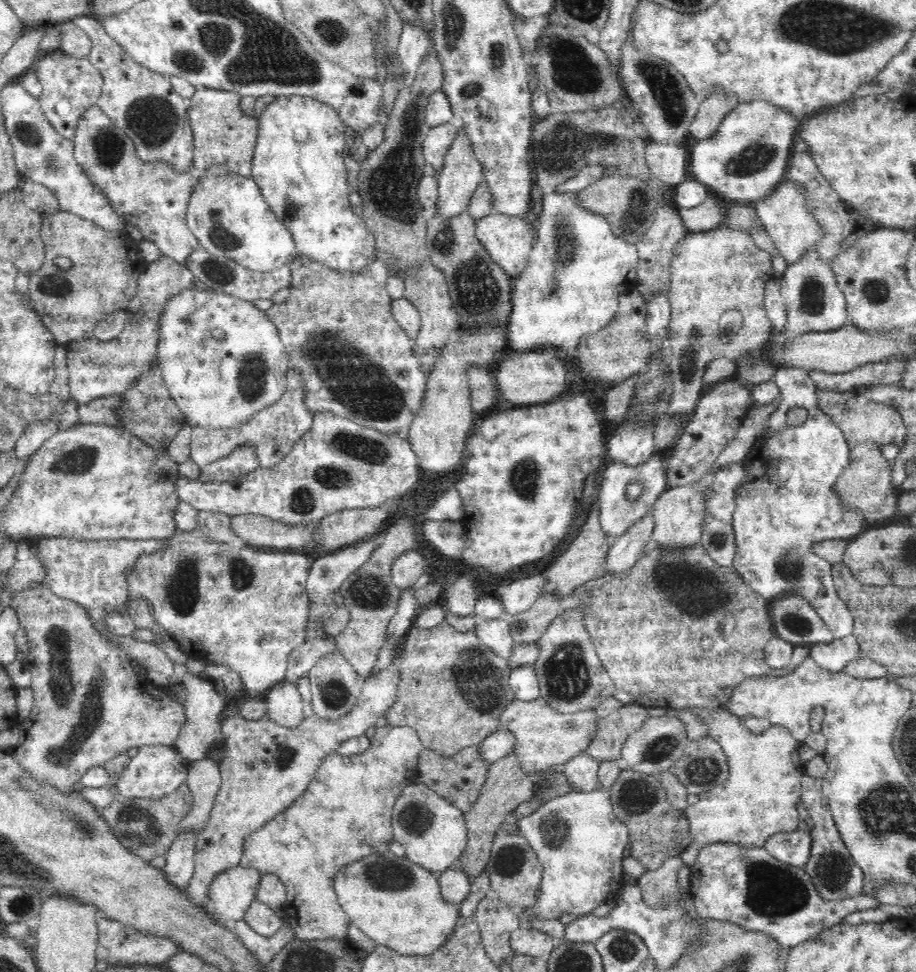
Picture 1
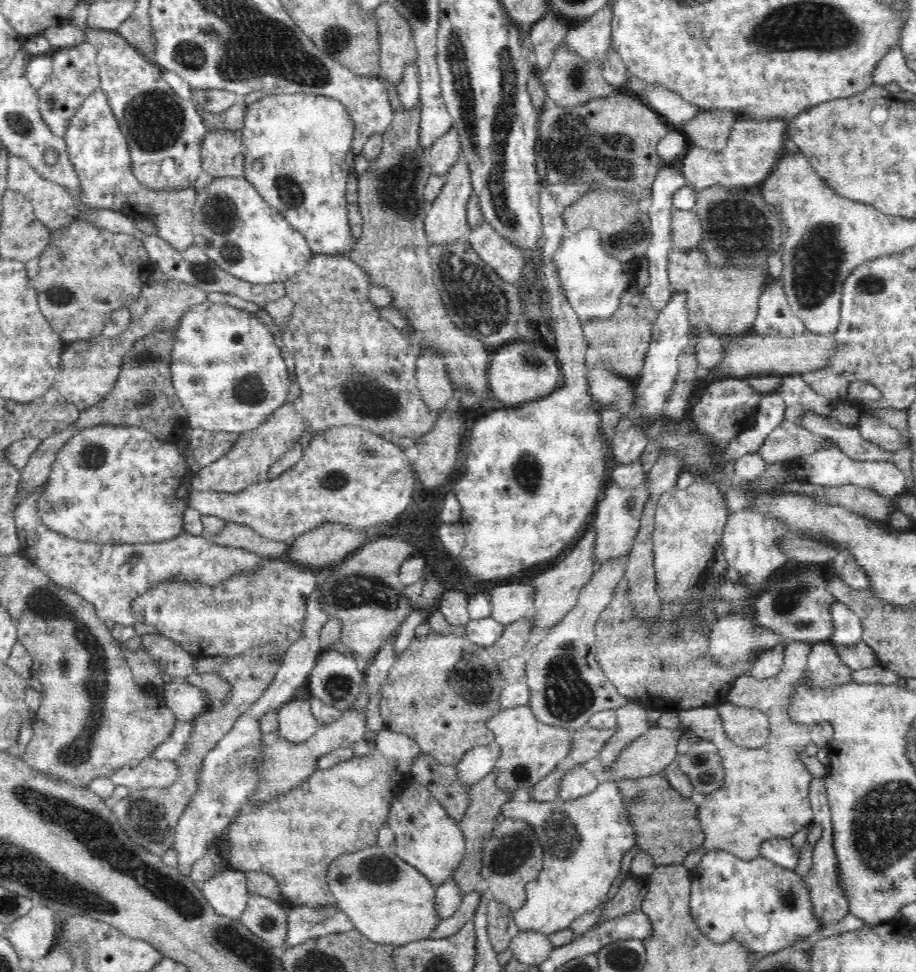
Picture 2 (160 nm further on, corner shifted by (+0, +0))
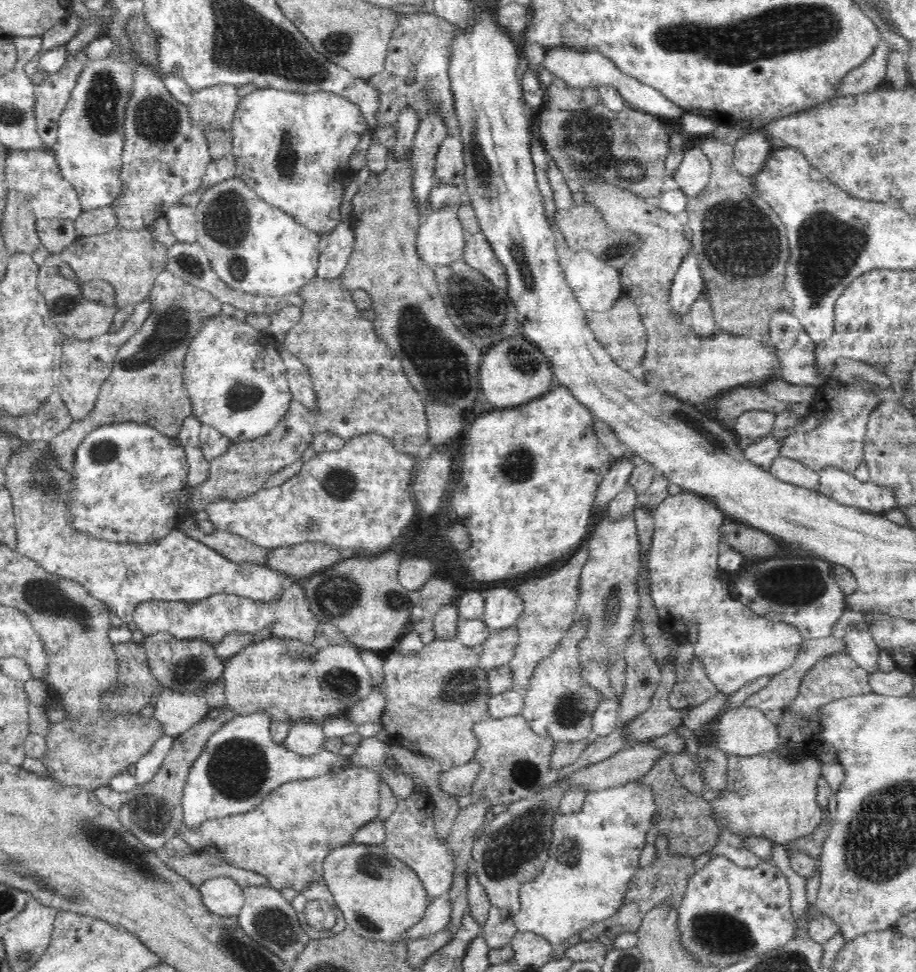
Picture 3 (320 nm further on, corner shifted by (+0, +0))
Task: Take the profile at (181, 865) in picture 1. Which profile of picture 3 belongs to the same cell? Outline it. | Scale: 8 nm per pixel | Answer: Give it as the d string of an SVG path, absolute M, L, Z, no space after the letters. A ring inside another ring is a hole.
M256 710L244 716L236 715L208 738L184 786L181 806L186 827L198 830L203 822L252 812L286 782L336 774L350 766L348 757L324 748L312 756L300 756L283 744L276 744L270 734L270 722L265 710Z

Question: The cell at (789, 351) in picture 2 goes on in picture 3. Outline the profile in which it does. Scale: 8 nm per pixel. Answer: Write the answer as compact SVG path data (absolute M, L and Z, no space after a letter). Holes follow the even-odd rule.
M586 183L581 190L585 202L593 204L612 230L635 232L642 241L638 254L622 268L622 294L632 296L647 331L646 358L642 362L646 382L667 391L685 403L709 406L730 388L740 387L768 376L780 374L780 357L775 346L754 342L750 338L732 336L720 330L706 340L698 337L692 326L676 316L670 308L670 292L678 266L692 246L688 227L674 214L654 207L649 200L612 183Z

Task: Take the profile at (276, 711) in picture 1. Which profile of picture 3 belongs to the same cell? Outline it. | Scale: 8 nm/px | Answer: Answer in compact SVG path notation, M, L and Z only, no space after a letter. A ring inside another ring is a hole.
M294 722L283 745L300 756L312 756L322 749L325 740L320 724L315 722Z

